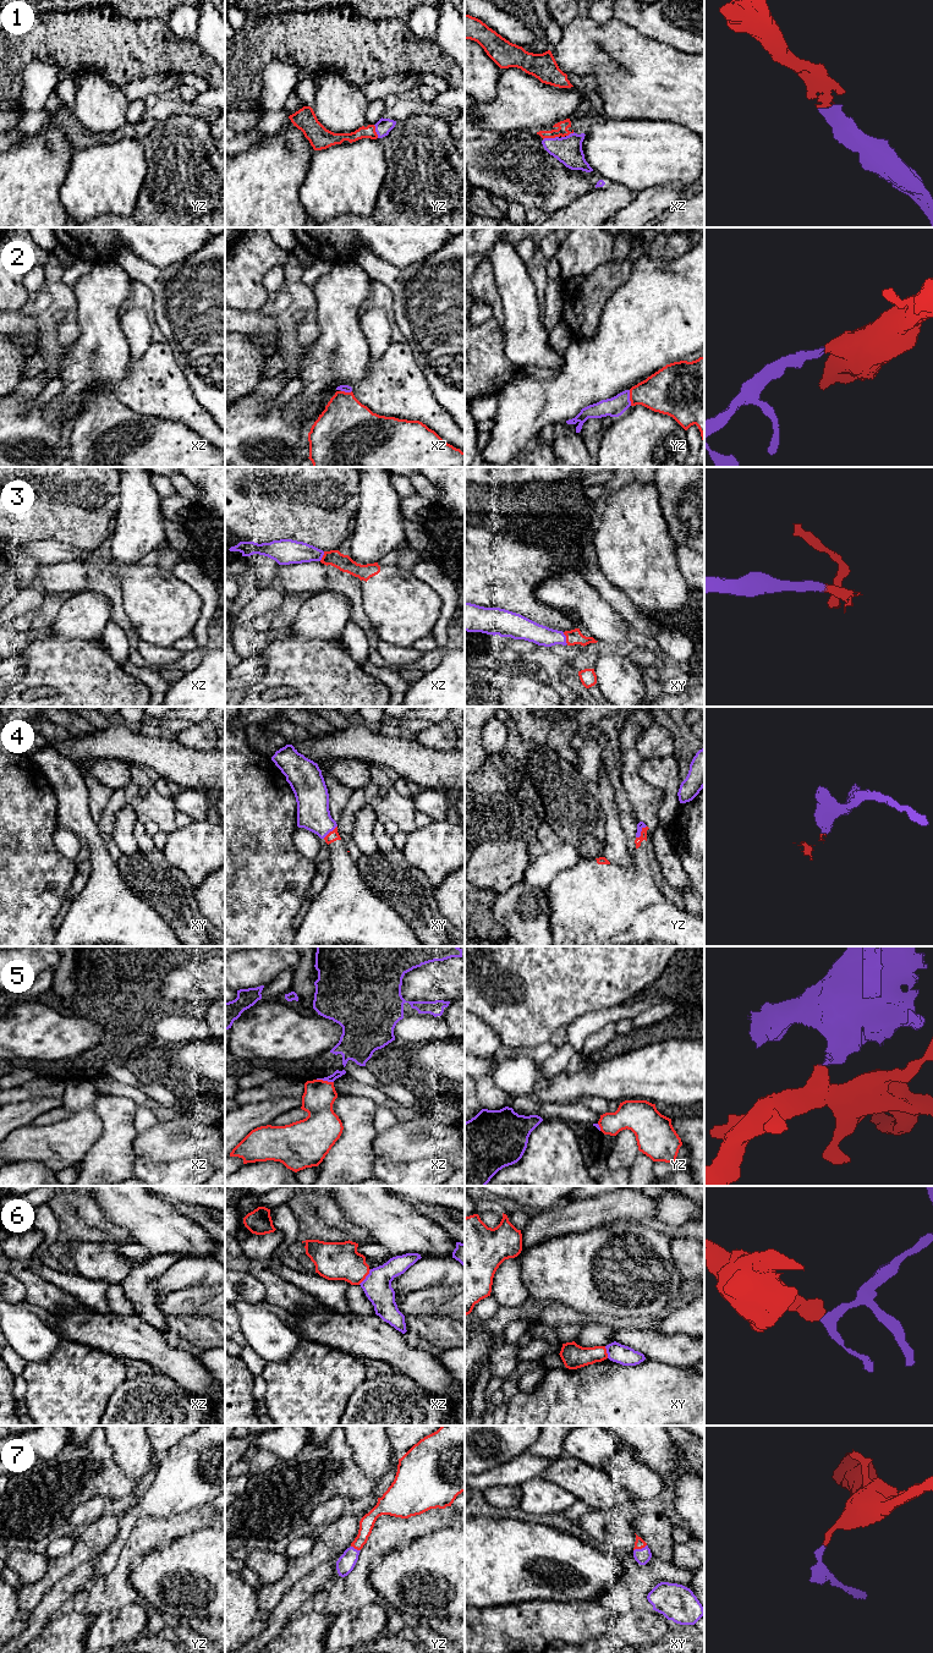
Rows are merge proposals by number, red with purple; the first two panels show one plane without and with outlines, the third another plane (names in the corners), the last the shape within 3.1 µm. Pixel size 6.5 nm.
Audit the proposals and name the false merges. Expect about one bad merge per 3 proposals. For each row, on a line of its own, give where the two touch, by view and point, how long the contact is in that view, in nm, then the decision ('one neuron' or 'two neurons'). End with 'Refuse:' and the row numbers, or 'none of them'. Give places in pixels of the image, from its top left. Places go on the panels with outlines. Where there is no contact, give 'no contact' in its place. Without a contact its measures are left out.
1: meets red in xz at (550, 137); contact 110 nm long; one neuron
2: meets red in yz at (630, 397); contact 110 nm long; one neuron
3: meets red in xy at (566, 638); contact 90 nm long; one neuron
4: meets red in yz at (641, 833); contact 110 nm long; one neuron
5: meets red in xz at (325, 1081); contact 110 nm long; two neurons
6: meets red in xz at (366, 1275); contact 130 nm long; two neurons
7: meets red in xy at (640, 1548); contact 100 nm long; one neuron
Refuse: 5, 6

